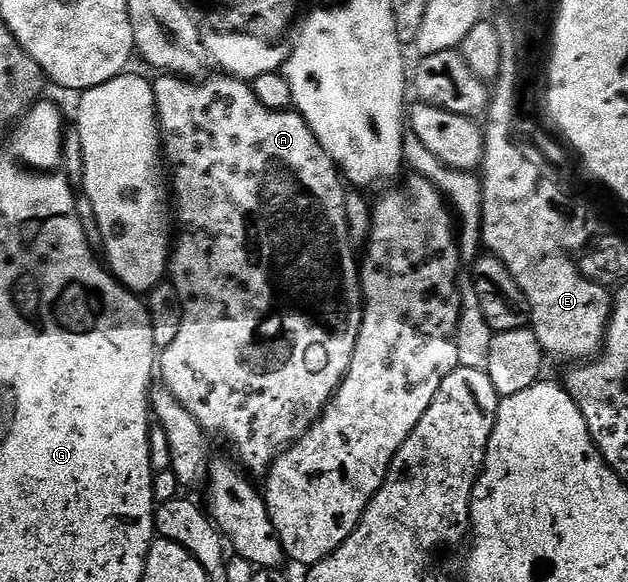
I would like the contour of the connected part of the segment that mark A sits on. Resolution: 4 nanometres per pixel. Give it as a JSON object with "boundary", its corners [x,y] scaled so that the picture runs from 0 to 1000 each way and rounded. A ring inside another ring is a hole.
{"boundary":[[[253,129],[245,134],[247,182],[253,192],[253,225],[268,278],[279,282],[275,338],[285,344],[279,366],[288,383],[290,399],[282,404],[282,419],[269,450],[269,476],[277,485],[290,521],[288,569],[282,582],[258,601],[250,613],[250,641],[260,646],[258,660],[320,727],[331,746],[357,751],[374,770],[373,790],[395,814],[424,814],[439,785],[452,771],[481,754],[527,689],[540,662],[562,624],[562,603],[568,596],[568,576],[578,553],[578,490],[572,485],[575,467],[567,430],[559,426],[549,373],[549,311],[540,285],[524,273],[518,253],[505,246],[492,211],[479,196],[463,187],[430,187],[409,170],[395,141],[382,132],[331,131],[328,136],[299,136],[277,129]],[[404,593],[419,593],[419,634],[425,641],[393,641],[387,629],[387,605]]]}

